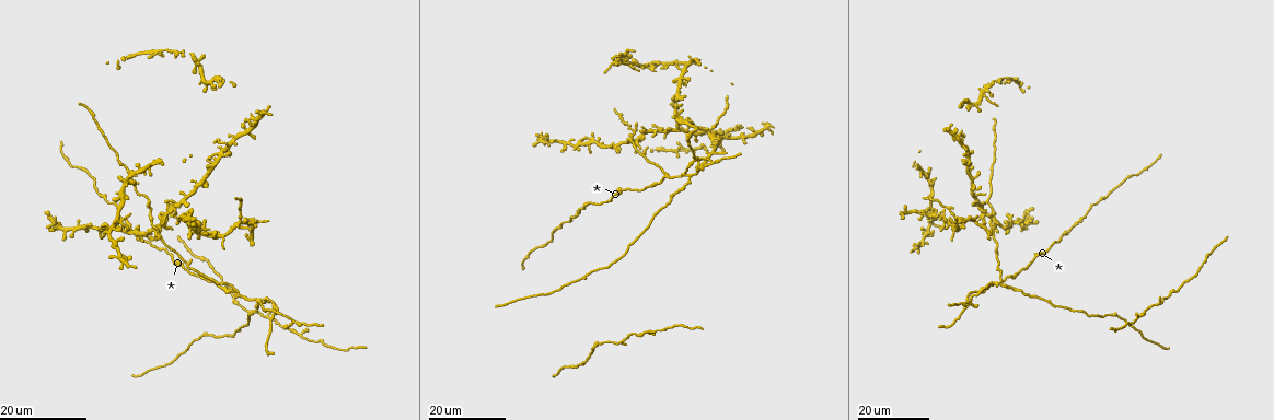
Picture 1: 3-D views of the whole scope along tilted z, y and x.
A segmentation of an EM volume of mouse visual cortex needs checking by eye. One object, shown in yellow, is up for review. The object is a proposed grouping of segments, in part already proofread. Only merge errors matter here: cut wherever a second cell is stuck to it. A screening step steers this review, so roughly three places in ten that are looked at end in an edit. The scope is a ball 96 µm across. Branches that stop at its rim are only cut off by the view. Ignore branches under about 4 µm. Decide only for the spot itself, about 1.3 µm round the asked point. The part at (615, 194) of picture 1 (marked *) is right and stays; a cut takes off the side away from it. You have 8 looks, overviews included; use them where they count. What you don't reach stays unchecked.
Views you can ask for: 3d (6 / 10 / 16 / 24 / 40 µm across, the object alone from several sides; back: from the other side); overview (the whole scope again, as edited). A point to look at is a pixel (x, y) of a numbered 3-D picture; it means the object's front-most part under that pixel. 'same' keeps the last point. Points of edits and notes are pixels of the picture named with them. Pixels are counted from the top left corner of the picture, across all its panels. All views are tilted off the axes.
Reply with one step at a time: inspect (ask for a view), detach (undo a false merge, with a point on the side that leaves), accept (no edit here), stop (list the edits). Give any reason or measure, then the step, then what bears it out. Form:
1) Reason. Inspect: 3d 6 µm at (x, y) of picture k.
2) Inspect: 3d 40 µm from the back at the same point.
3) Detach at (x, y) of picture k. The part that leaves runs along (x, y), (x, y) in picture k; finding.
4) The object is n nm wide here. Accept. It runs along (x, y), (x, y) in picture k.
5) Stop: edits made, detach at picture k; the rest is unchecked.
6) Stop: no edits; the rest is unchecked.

Branch point. Inspect: 3d 24 µm at (159, 232) of picture 1.

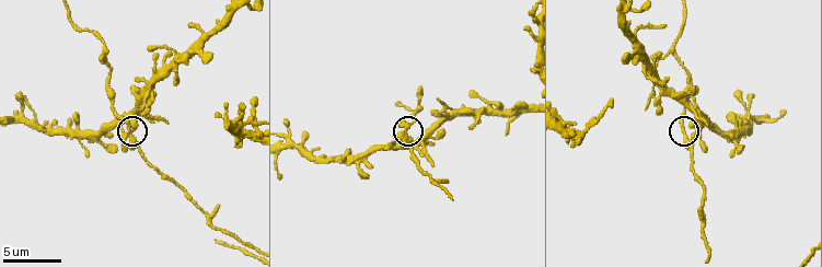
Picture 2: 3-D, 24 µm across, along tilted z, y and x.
Inspect: 3d 10 µm at (405, 127) of picture 2.

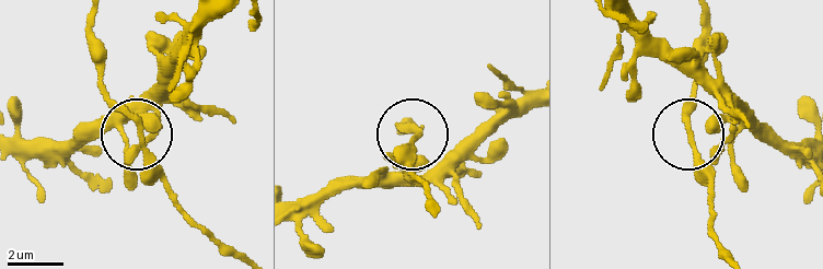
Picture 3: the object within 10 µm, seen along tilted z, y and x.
The side arm is 41 µm long. Accept. It runs along (240, 252), (186, 210), (131, 113), (99, 79) in picture 3; all the same cell.

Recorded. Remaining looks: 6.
Three-way junction. Inspect: 3d 24 µm at (710, 129) of picture 1.

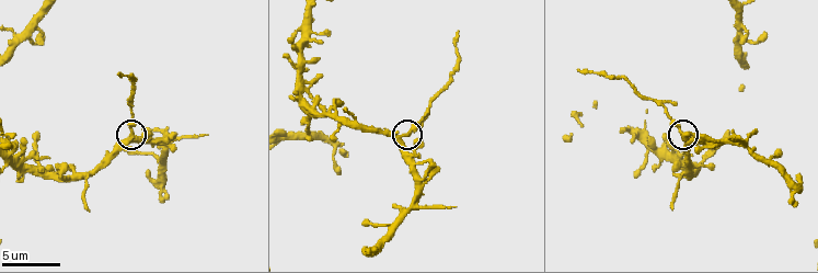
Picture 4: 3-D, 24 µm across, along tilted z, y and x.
Zoom in. Inspect: 3d 6 µm at (128, 140) of picture 4.

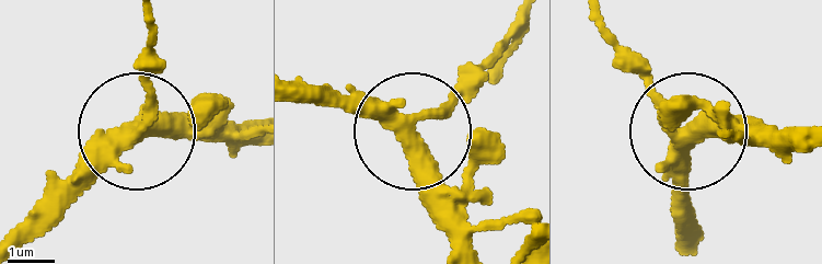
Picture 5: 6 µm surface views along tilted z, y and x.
The side arm is 13 µm long. Detach at (154, 37) of picture 5. The part that leaves runs along (149, 89), (150, 12) in picture 5; a second cell is stuck on.

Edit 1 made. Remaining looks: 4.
Looks like a crossing. Inspect: 3d 10 µm at (415, 206) of picture 4.

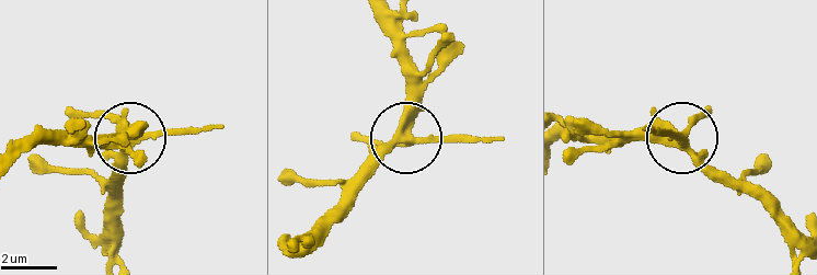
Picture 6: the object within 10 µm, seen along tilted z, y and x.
The object is 320 nm wide here. Accept. It runs along (378, 19), (404, 69), (404, 137), (496, 140) in picture 6; continuous, no second cell.

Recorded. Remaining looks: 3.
Inspect: 3d 16 µm at (687, 174) of picture 1.

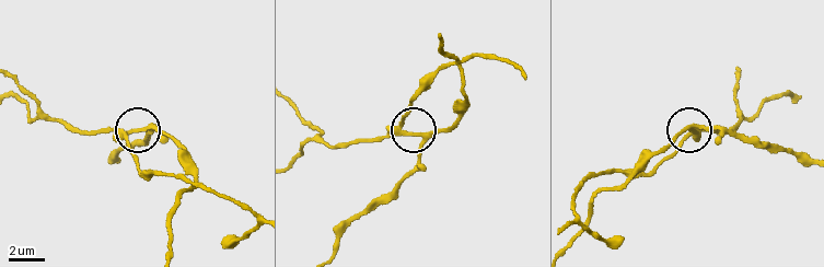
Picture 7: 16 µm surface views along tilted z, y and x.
Closer look. Inspect: 3d 10 µm at (128, 133) of picture 7.

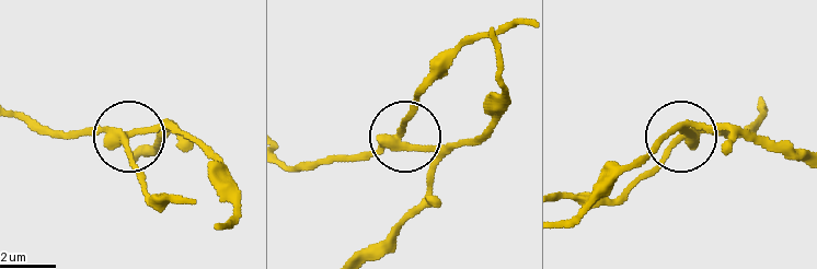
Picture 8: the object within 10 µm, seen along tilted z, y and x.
The side arm is 23 µm long; 3 arms meet here. Detach at (157, 132) of picture 8. A second cell is stuck on.

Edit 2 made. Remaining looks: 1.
Stop: edits made, detach at picture 5, detach at picture 8; the rest is unchecked.

